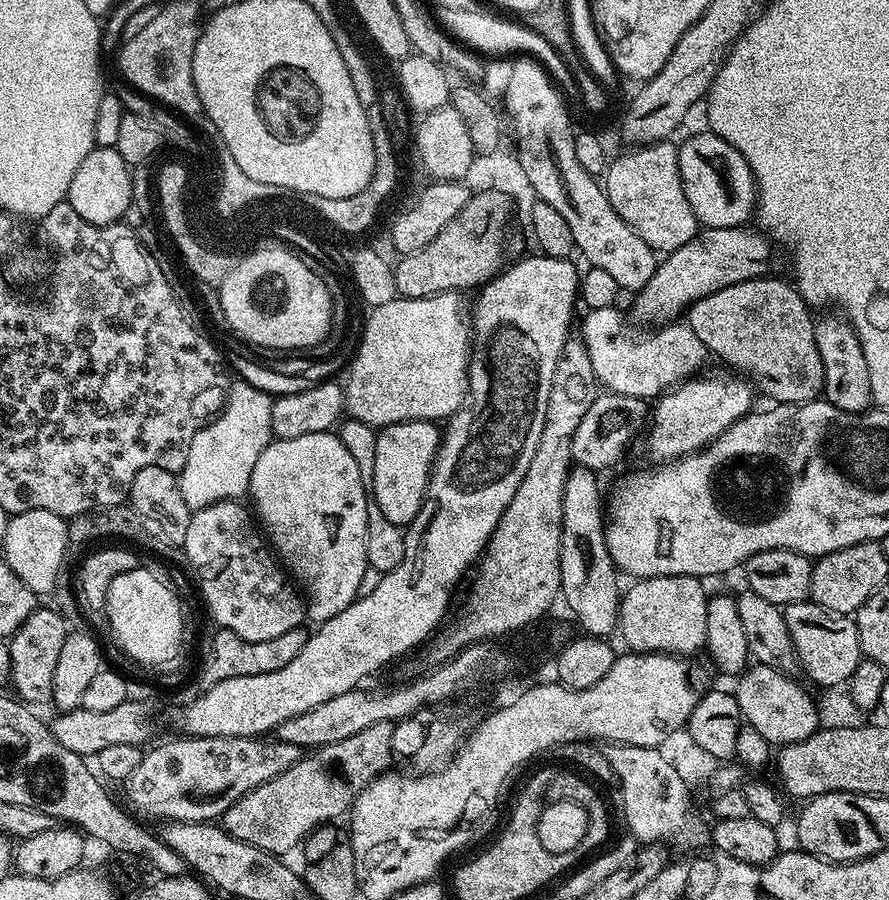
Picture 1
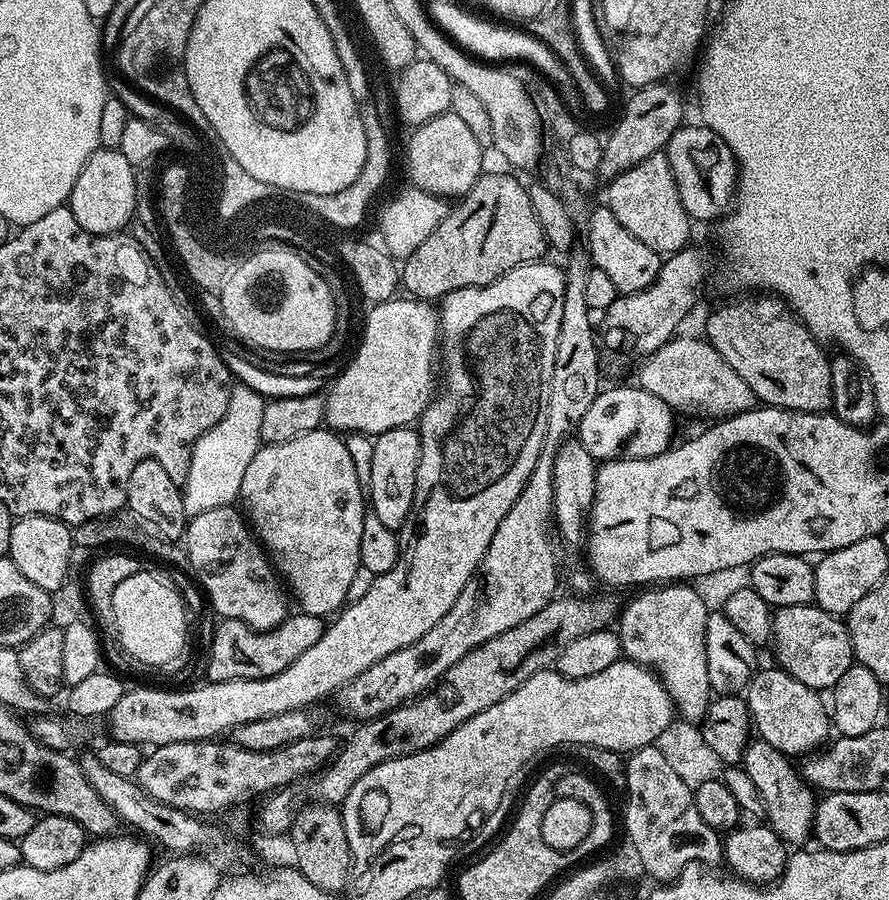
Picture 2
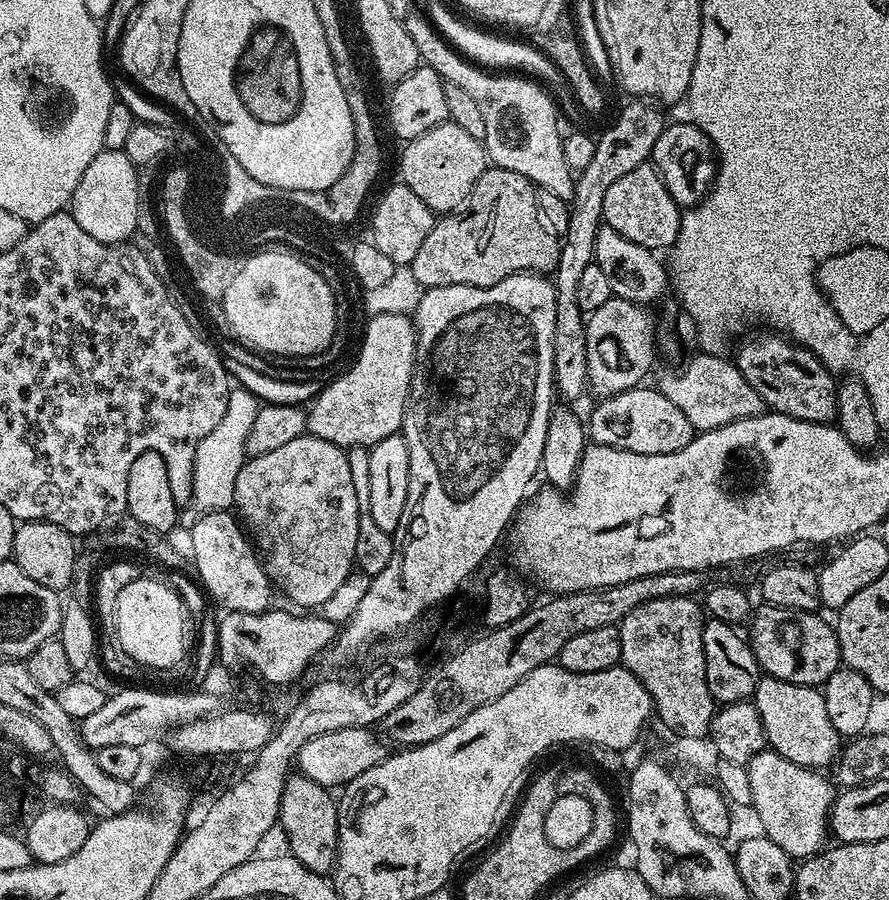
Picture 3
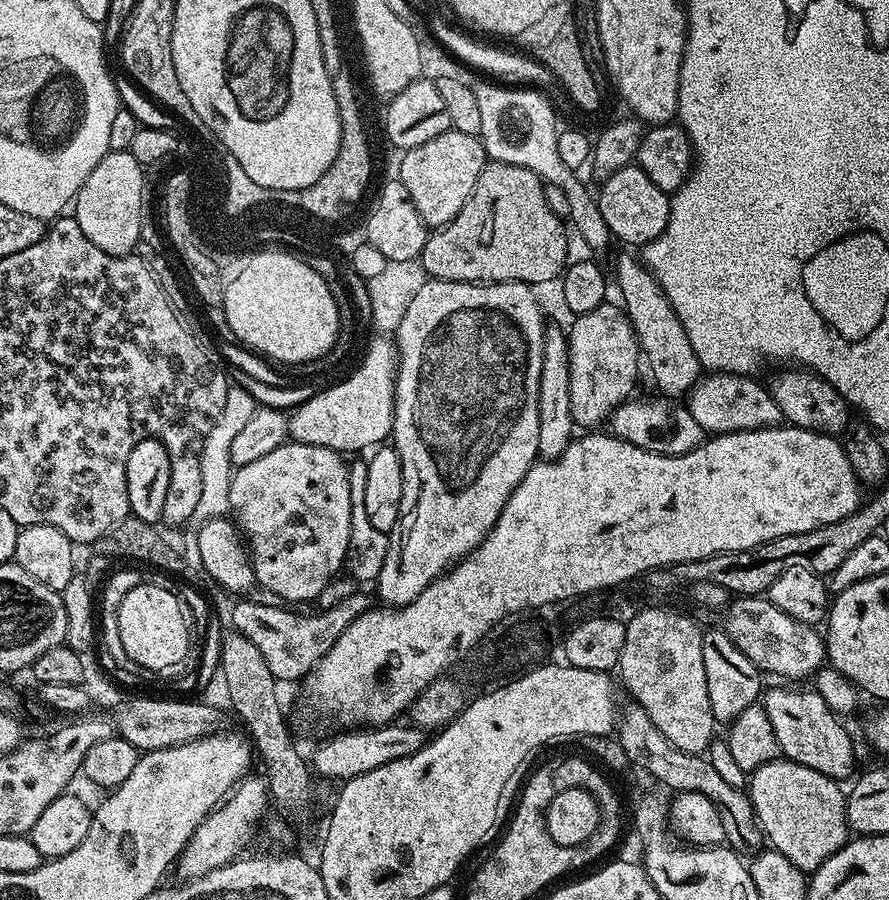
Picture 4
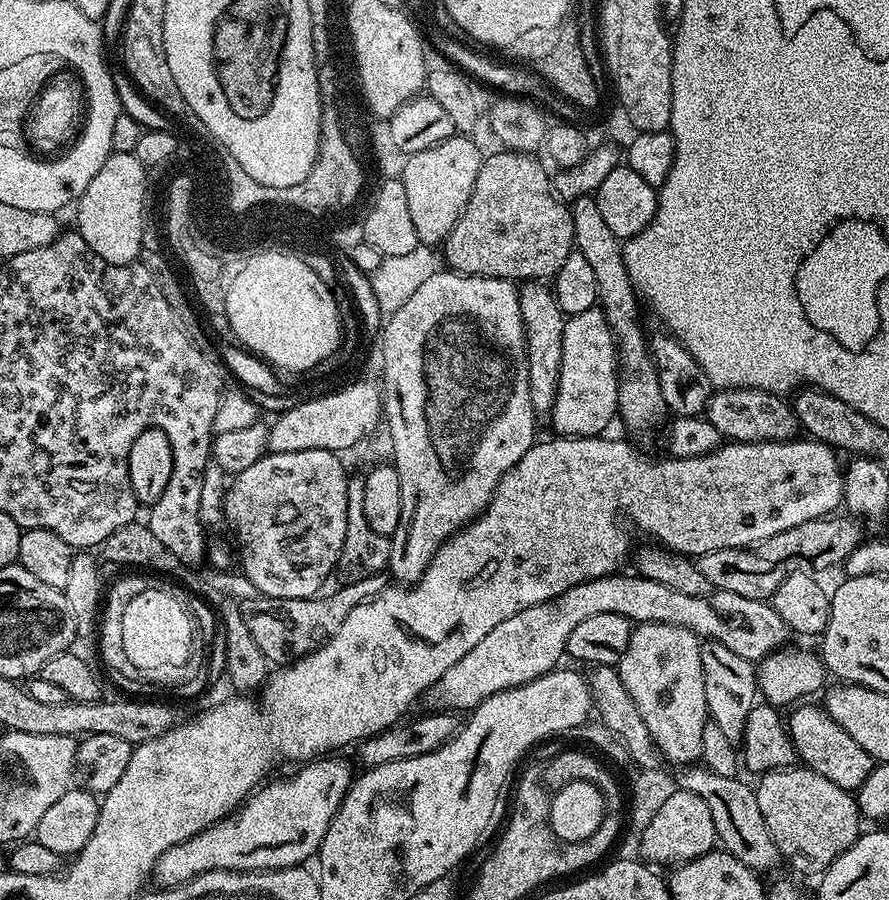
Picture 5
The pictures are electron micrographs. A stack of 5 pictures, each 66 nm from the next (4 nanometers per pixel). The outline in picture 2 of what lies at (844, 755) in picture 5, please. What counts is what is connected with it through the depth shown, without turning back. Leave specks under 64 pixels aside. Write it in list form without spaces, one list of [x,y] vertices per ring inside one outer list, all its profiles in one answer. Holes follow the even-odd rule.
[[[761,667],[746,689],[748,714],[752,717],[755,735],[770,742],[774,750],[782,750],[789,758],[800,758],[817,751],[829,739],[830,712],[826,707],[825,697],[823,700],[820,697],[823,695],[815,688],[802,686],[798,678],[794,678],[783,668],[771,667]]]

